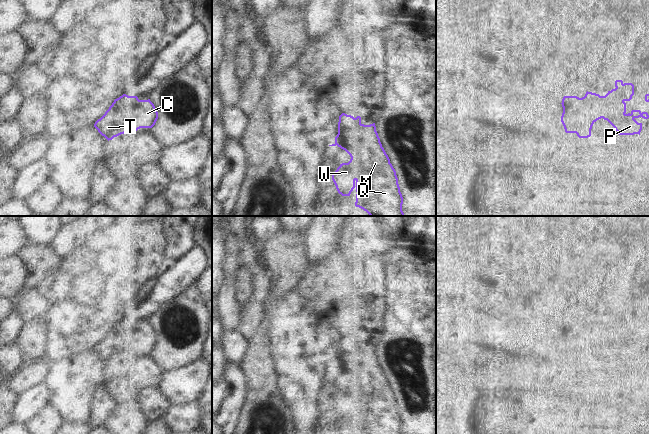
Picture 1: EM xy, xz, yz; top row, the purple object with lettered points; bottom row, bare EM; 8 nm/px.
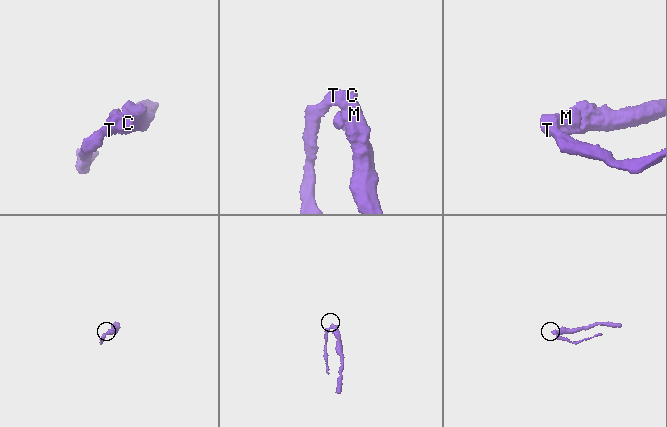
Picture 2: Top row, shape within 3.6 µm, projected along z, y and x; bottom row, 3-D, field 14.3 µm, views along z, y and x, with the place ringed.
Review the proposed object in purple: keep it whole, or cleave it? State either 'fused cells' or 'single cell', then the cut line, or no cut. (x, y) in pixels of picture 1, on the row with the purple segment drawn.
fused cells; cut xz (361, 124), (358, 128), (353, 124), (341, 148)

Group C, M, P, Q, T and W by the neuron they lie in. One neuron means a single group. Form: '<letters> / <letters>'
C M P Q W / T

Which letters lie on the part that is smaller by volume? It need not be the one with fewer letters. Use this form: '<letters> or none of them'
T

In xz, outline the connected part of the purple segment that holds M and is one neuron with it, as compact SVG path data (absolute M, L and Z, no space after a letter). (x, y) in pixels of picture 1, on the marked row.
M375 123L370 125L353 124L352 132L346 135L347 143L341 148L351 157L348 163L342 163L332 174L332 180L339 194L350 196L356 189L355 206L366 211L370 216L404 216L402 211L403 197L400 192L396 171L390 163Z

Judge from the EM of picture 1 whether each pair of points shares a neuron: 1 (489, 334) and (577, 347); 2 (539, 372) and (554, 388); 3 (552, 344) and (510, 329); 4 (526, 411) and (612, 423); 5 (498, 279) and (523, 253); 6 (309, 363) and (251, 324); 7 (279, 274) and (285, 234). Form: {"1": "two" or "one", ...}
{"1": "one", "2": "two", "3": "one", "4": "one", "5": "two", "6": "two", "7": "one"}

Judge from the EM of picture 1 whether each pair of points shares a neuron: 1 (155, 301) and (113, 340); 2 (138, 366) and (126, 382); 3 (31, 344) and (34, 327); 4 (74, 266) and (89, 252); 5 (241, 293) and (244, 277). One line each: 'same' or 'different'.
1: same
2: different
3: same
4: same
5: same

